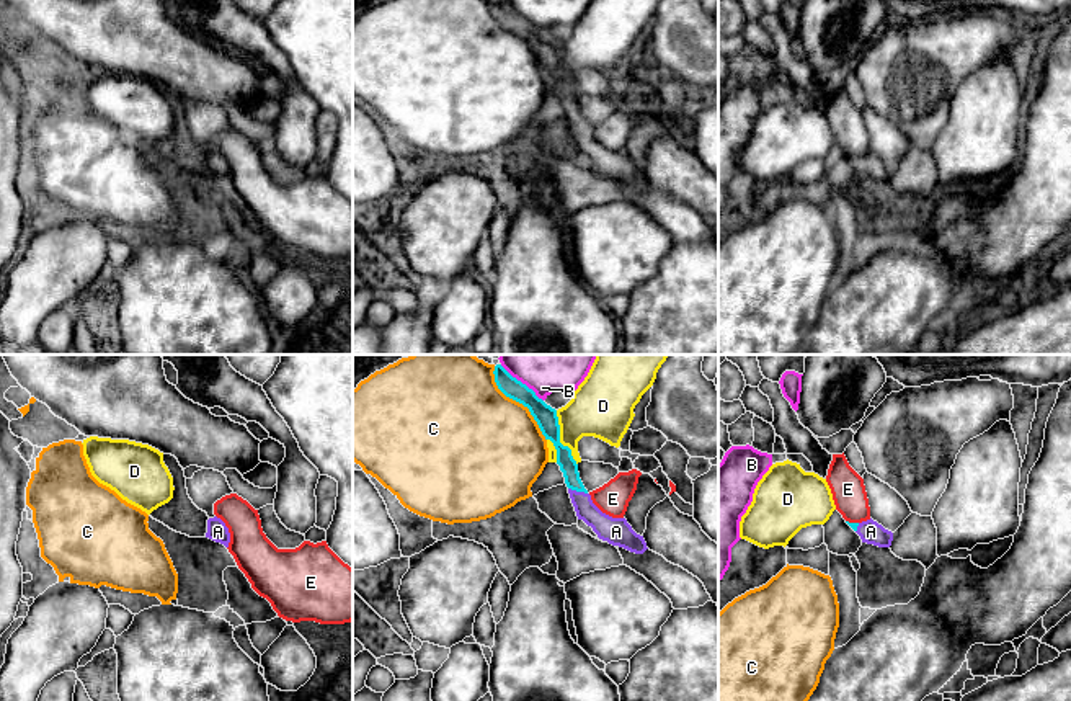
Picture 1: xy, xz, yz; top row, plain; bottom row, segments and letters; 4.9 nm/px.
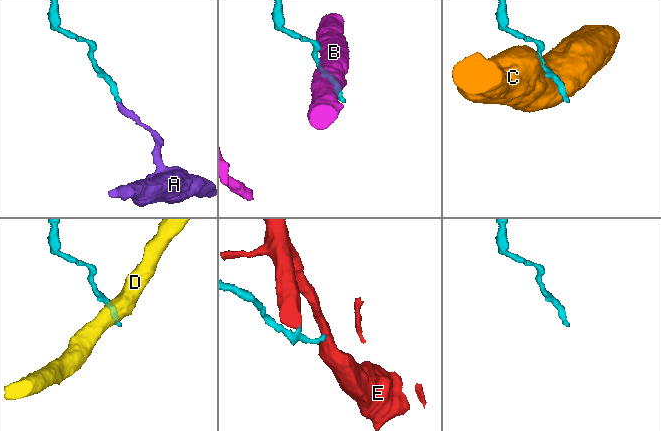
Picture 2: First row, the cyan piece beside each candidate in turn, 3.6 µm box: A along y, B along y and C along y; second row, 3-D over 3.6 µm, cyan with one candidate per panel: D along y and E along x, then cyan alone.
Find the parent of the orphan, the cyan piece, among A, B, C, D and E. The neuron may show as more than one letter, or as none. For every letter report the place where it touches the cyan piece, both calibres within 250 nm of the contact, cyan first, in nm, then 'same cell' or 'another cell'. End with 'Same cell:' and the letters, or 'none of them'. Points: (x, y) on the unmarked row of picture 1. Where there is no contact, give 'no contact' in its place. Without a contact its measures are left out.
A: xz (578, 125) | 90/120 nm | same cell
B: xz (521, 17) | 110/140 nm | another cell
C: xz (518, 35) | 110/480 nm | another cell
D: xz (559, 72) | 110/280 nm | another cell
E: yz (853, 157) | 30/170 nm | another cell
Same cell: A

